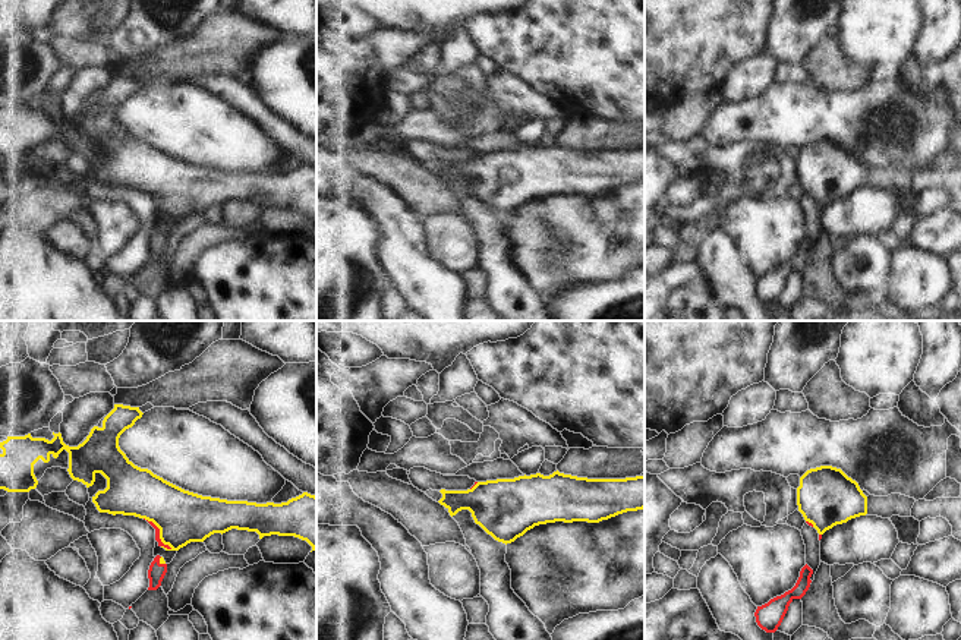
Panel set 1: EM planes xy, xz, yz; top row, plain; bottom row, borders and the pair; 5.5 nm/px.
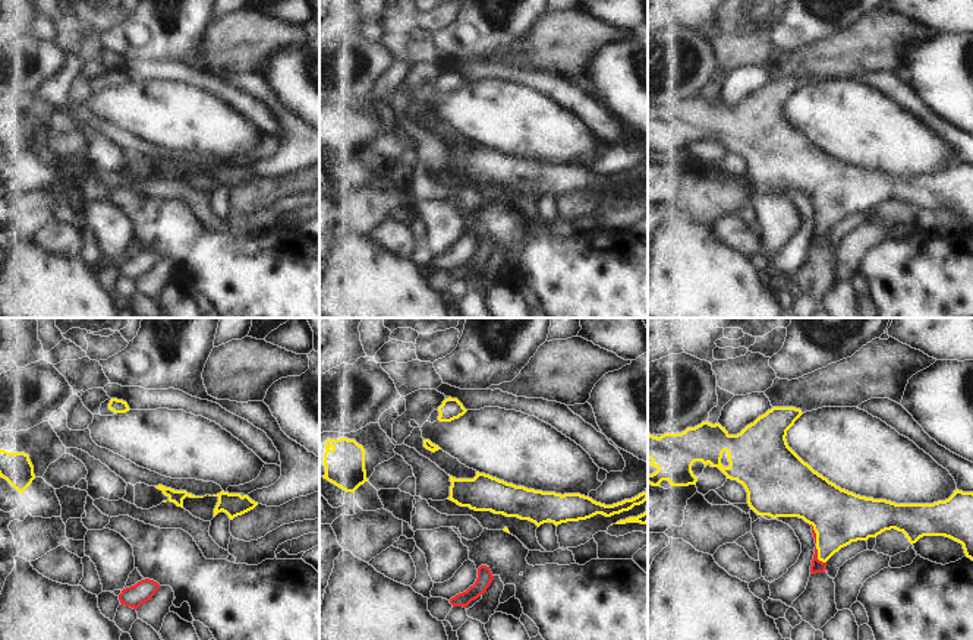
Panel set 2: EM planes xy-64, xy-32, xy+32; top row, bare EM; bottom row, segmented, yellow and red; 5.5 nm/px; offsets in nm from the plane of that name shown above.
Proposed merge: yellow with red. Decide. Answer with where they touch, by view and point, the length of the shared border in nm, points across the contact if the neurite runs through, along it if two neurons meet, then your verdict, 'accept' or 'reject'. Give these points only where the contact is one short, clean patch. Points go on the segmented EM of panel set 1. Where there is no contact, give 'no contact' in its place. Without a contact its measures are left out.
meets yellow in xy at (160, 533); contact 240 nm long; runs through xy (182, 517), (160, 533), (157, 530); accept

